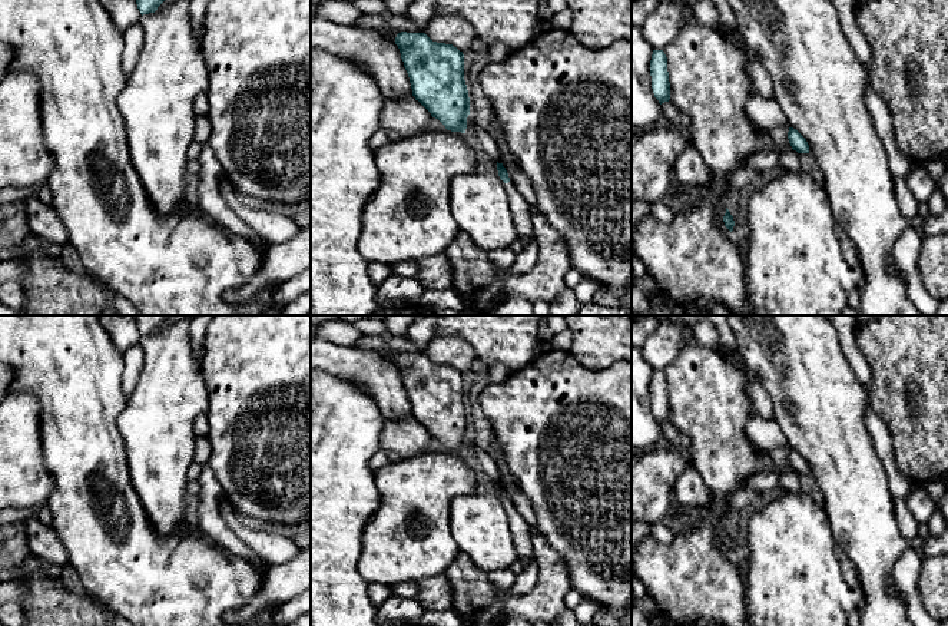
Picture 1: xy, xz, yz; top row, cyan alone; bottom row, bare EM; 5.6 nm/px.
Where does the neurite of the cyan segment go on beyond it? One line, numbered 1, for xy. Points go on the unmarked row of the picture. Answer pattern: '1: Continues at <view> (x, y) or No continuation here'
1: No continuation here

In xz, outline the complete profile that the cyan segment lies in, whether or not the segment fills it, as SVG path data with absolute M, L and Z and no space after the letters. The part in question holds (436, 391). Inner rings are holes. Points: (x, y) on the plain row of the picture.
M401 352L395 365L415 421L447 451L465 454L470 418L463 372L453 365L432 362L425 354Z

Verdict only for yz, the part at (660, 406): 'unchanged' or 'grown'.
unchanged

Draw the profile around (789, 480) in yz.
M773 464L770 466L770 470L773 470L780 477L780 487L785 491L803 493L801 481L799 481L799 474L796 471L783 470Z

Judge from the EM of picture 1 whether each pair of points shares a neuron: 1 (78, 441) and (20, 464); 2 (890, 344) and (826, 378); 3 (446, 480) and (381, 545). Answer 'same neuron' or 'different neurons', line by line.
1: different neurons
2: different neurons
3: same neuron

